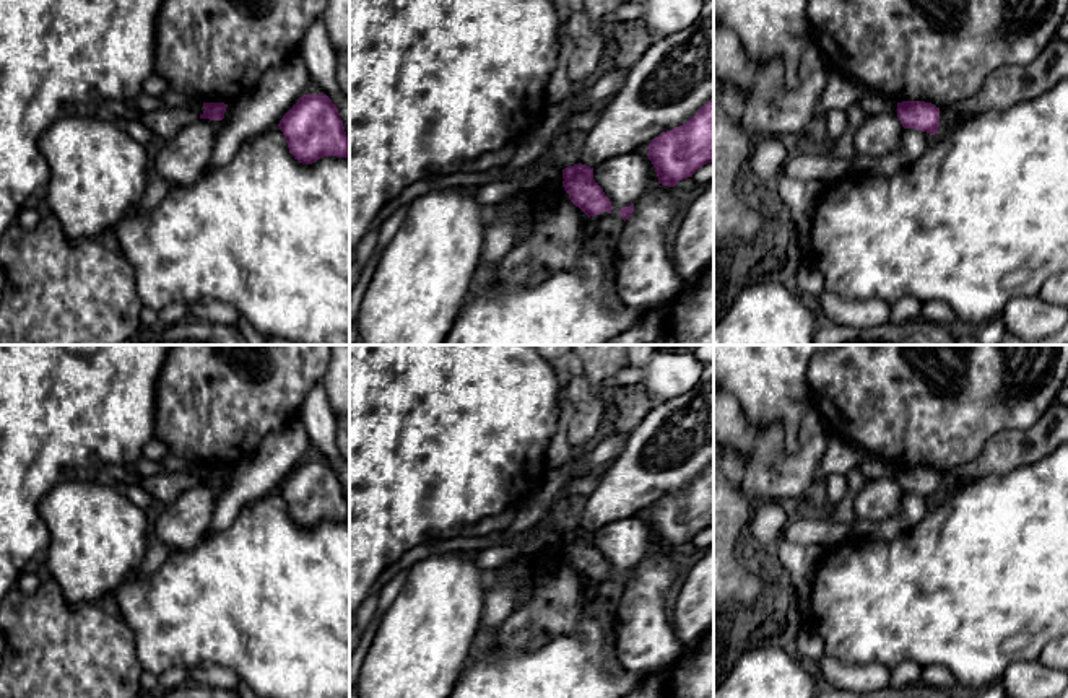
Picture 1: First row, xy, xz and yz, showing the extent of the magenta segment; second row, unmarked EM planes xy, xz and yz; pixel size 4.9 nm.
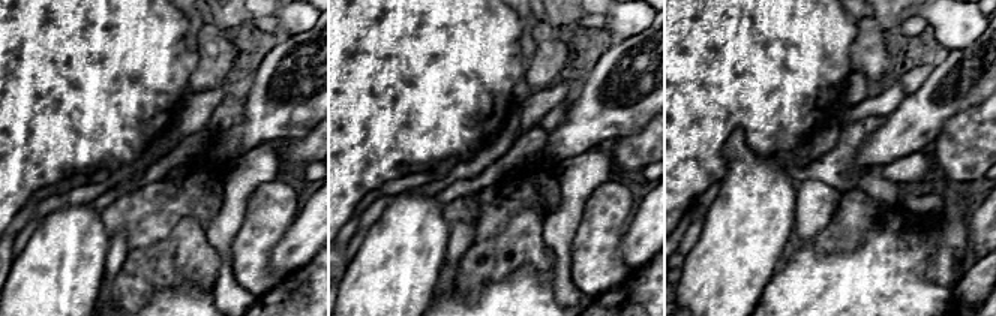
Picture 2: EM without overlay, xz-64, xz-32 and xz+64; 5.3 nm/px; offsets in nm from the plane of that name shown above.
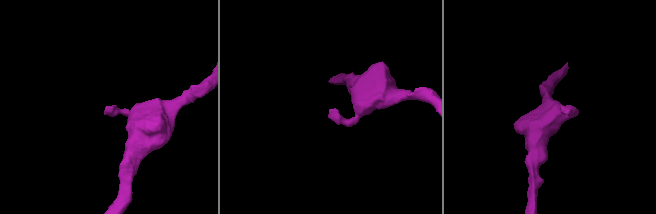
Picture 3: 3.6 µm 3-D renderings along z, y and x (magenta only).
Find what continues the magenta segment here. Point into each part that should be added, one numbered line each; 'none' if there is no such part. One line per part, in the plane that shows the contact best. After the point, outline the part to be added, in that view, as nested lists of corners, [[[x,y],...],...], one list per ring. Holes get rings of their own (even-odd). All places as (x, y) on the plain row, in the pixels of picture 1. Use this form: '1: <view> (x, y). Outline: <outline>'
none

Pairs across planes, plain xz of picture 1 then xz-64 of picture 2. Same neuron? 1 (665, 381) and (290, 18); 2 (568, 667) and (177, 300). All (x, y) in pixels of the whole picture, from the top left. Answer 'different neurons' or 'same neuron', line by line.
1: same neuron
2: same neuron

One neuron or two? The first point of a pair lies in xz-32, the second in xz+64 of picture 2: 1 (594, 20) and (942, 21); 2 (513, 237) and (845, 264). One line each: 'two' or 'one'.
1: two
2: two

